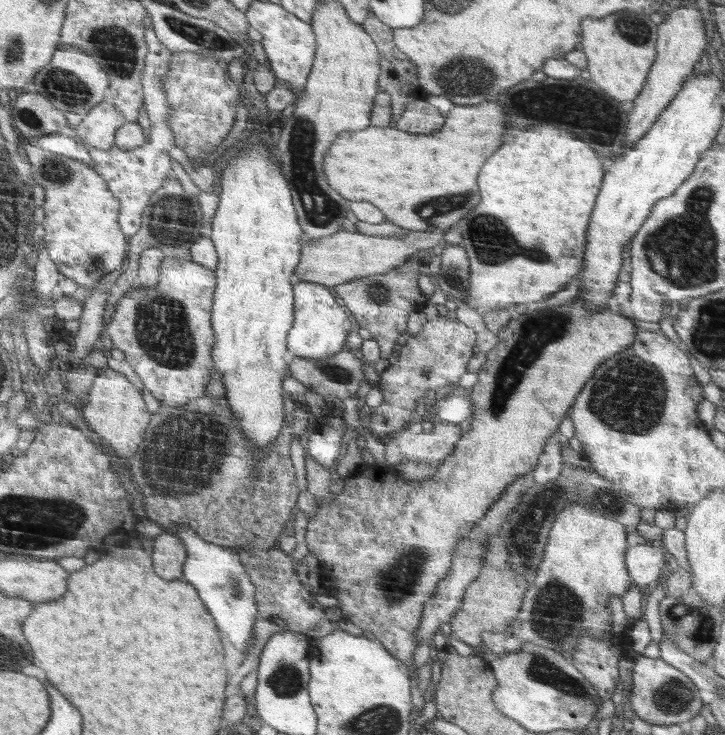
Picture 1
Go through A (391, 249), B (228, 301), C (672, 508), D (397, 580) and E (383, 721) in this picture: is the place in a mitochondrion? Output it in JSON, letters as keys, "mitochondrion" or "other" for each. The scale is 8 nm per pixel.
{"A":"other","B":"other","C":"other","D":"mitochondrion","E":"mitochondrion"}

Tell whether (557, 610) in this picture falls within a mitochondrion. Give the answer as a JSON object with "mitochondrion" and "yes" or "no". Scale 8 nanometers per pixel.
{"mitochondrion":"yes"}

